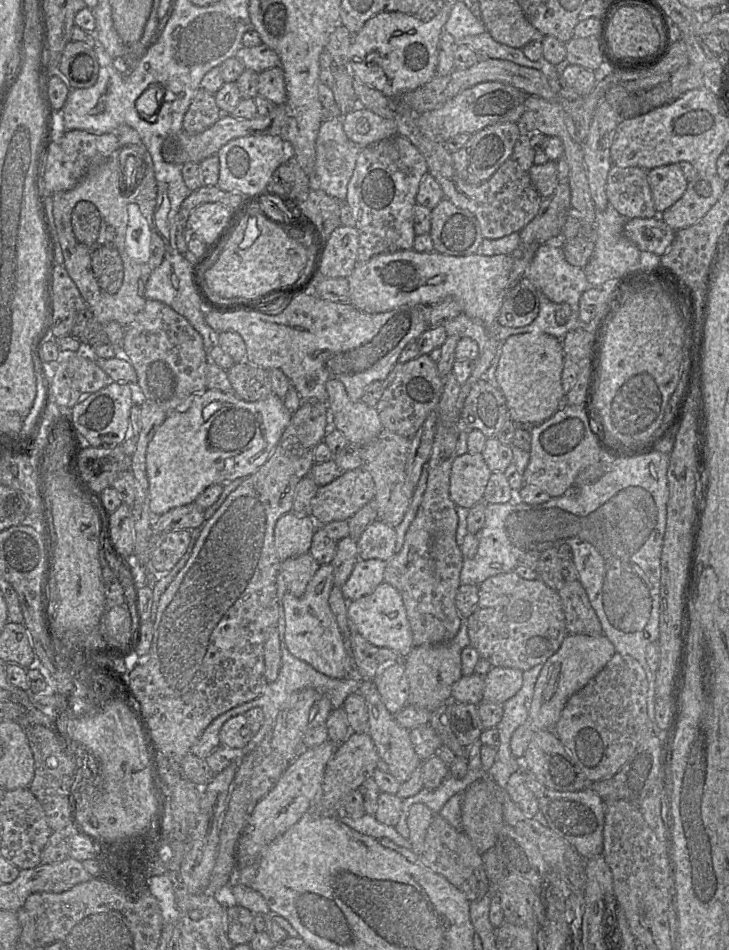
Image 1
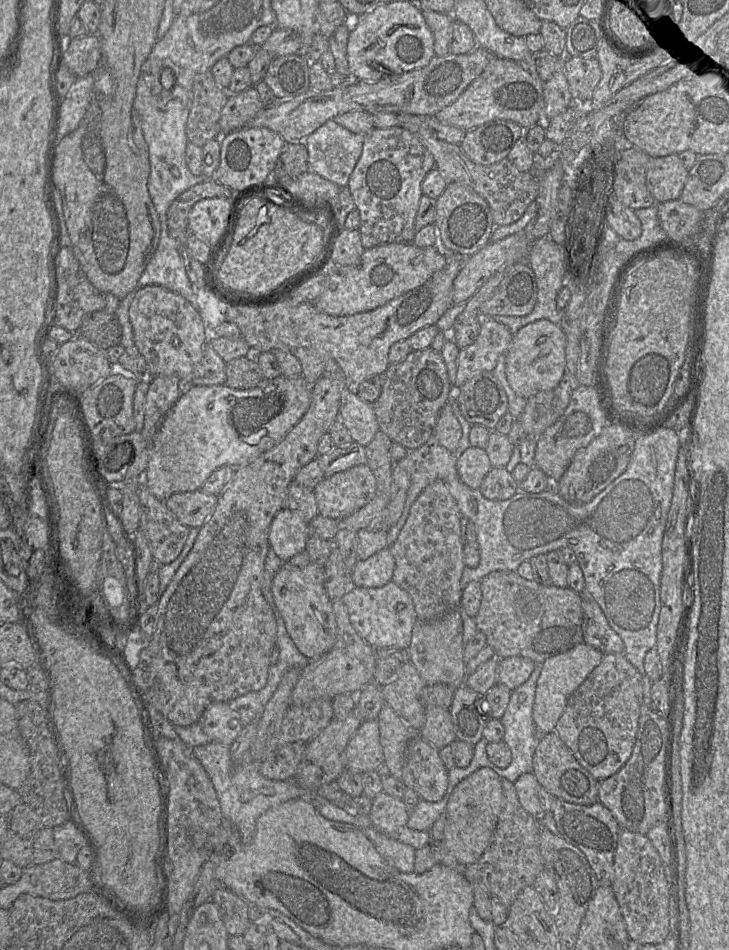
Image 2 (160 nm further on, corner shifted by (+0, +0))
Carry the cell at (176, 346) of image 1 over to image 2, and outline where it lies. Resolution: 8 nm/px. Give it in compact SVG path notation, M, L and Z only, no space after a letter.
M147 285L137 290L136 295L129 307L129 319L133 328L133 337L134 337L135 346L137 347L139 353L145 358L153 375L154 376L177 376L182 381L187 381L190 378L196 366L198 365L198 363L200 362L203 355L203 347L208 342L204 324L198 310L195 307L193 307L189 301L187 301L184 297L182 297L180 294L176 292L173 292L159 285Z

